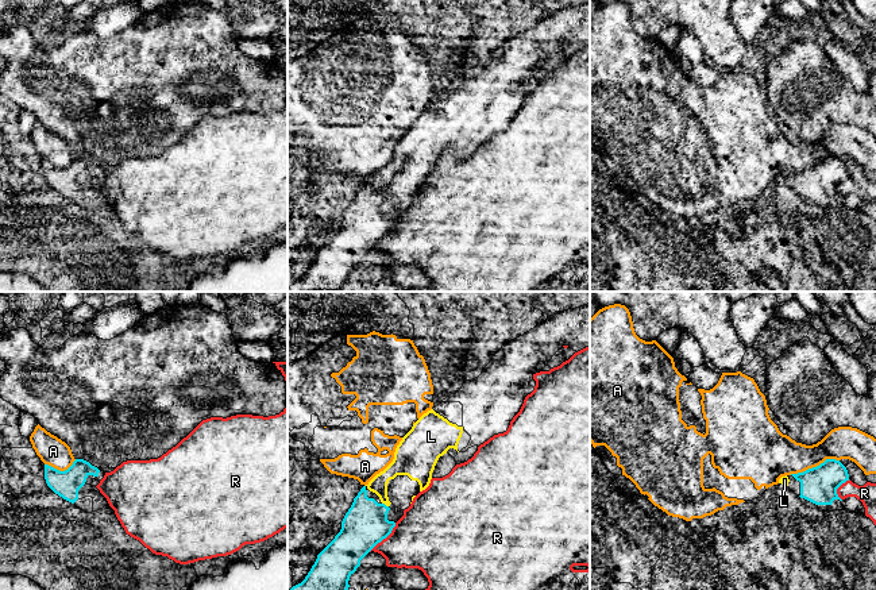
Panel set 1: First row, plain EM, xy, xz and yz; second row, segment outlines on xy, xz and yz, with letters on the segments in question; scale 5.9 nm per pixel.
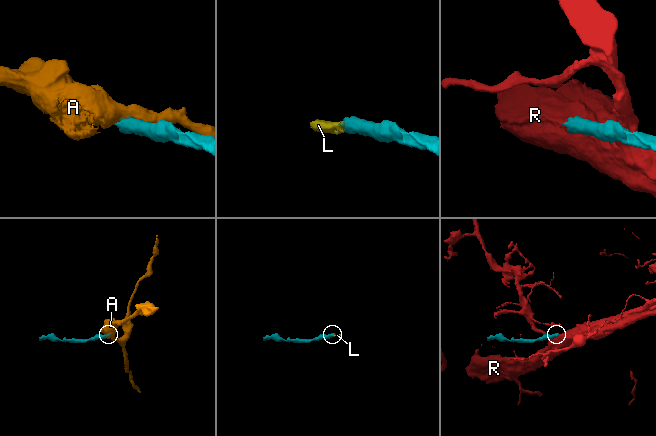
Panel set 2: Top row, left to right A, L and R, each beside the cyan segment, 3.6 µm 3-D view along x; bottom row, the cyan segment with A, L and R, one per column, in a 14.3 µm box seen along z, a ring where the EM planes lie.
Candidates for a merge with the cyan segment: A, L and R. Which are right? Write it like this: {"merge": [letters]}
{"merge": ["L"]}

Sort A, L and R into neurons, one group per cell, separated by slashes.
A / L / R

